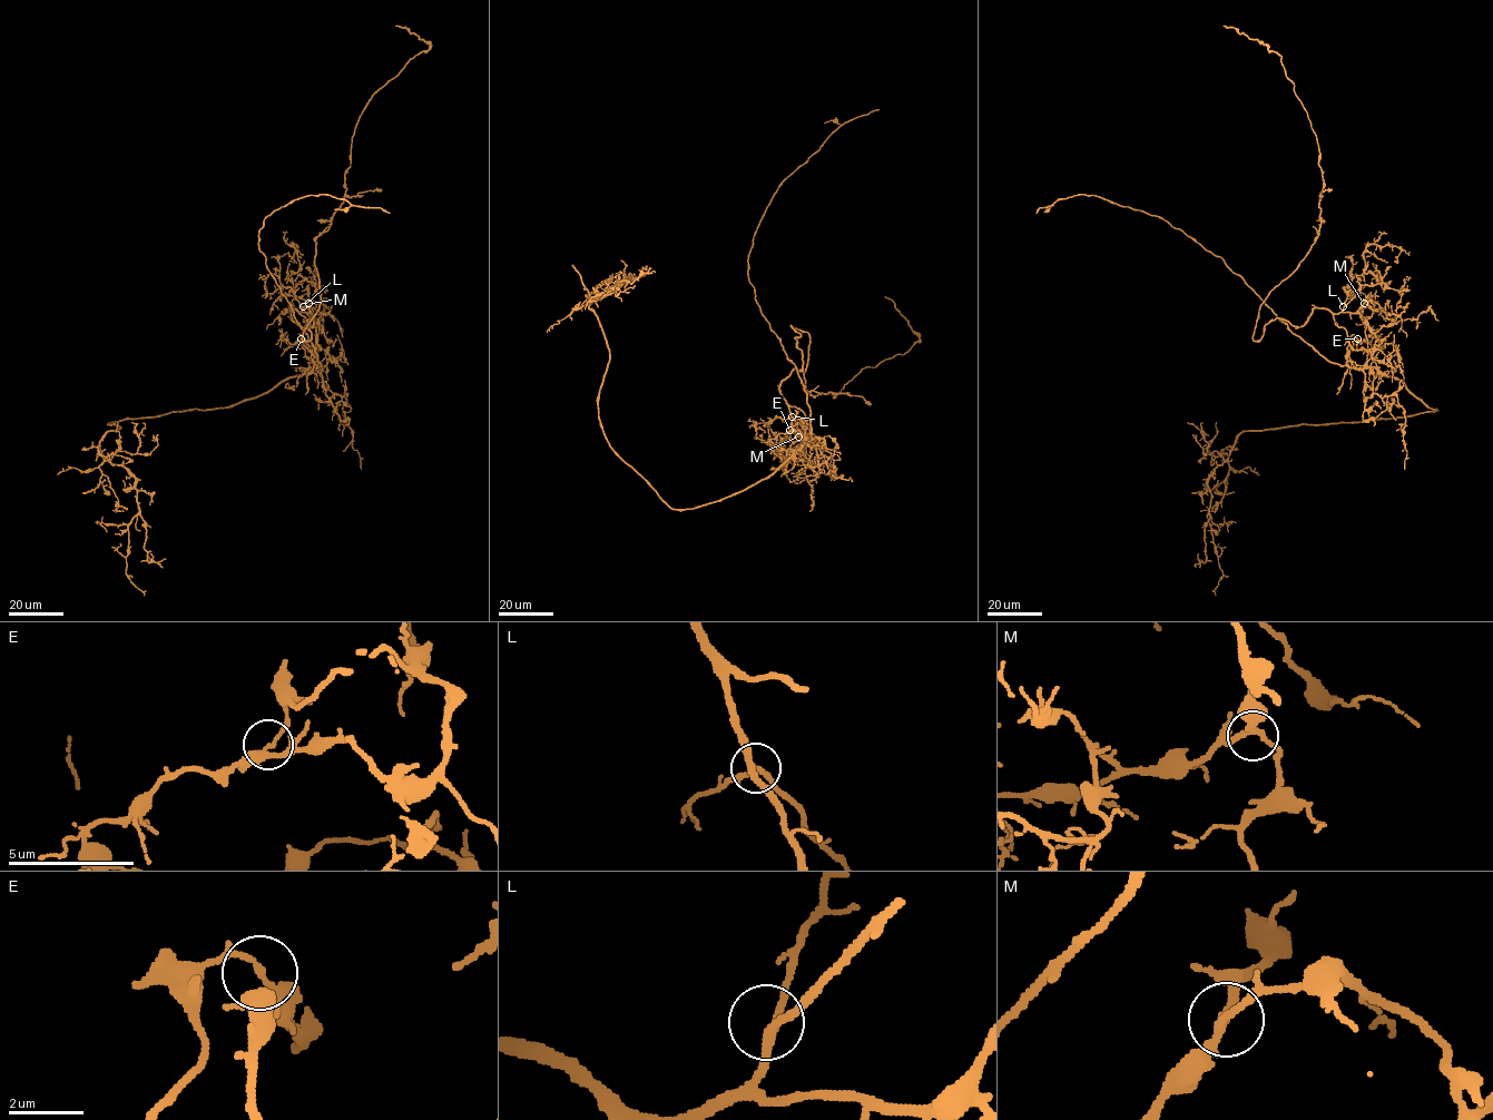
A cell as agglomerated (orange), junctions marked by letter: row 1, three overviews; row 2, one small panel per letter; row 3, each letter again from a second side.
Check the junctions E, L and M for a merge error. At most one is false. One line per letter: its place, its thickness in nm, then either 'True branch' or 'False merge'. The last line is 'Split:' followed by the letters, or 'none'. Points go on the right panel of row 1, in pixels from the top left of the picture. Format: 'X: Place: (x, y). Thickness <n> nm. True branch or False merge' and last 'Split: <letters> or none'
E: Place: (1357, 339). Thickness 200 nm. False merge
L: Place: (1343, 306). Thickness 220 nm. True branch
M: Place: (1364, 303). Thickness 220 nm. True branch
Split: E

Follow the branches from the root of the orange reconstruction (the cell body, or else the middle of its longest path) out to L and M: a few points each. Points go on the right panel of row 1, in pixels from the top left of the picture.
L: (1355, 350), (1349, 343), (1346, 331), (1334, 318), (1343, 306)
M: (1355, 350), (1365, 351), (1367, 347), (1366, 322), (1358, 312), (1364, 303)

